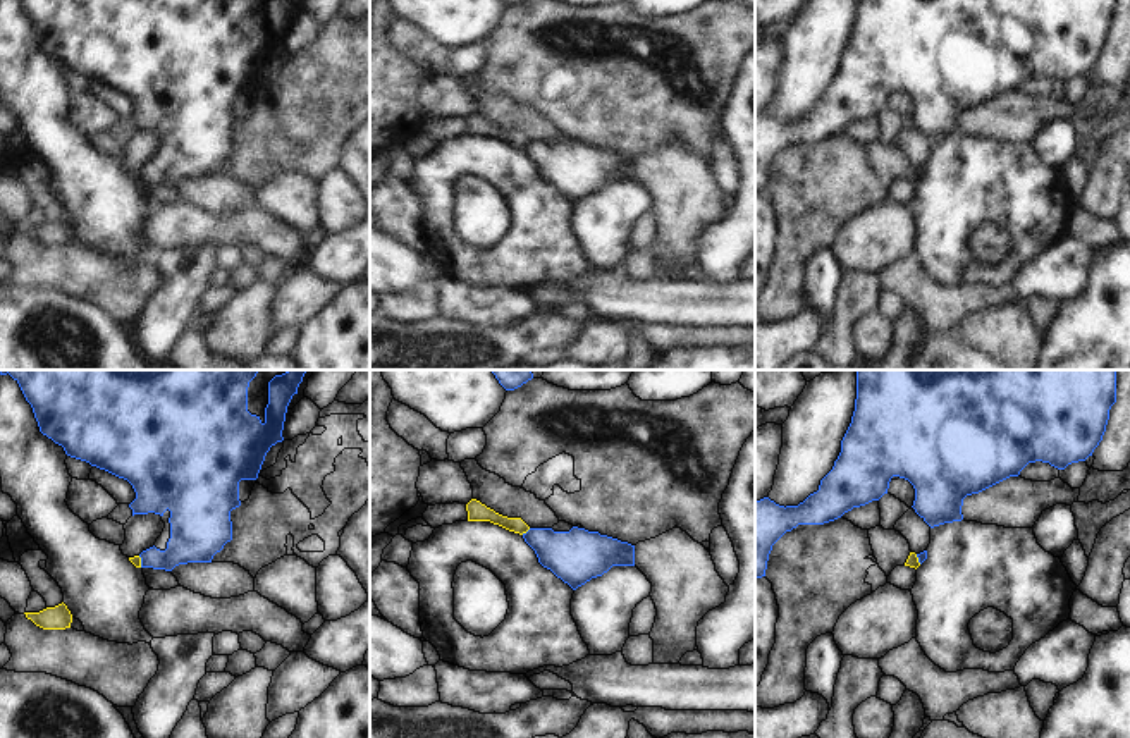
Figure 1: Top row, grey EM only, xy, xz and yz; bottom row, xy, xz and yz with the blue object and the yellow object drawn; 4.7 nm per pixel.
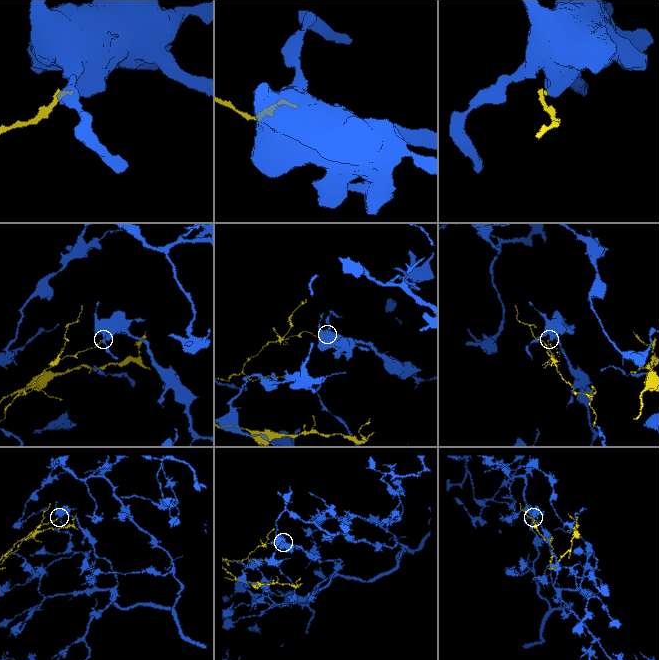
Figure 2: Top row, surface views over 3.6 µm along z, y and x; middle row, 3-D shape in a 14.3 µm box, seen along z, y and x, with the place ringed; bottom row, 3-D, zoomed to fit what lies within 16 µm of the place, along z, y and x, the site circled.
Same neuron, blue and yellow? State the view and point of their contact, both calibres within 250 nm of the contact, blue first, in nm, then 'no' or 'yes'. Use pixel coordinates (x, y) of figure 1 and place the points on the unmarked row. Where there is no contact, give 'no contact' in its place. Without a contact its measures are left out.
contact xz (527, 147); calibres 240 and 90 nm; no

